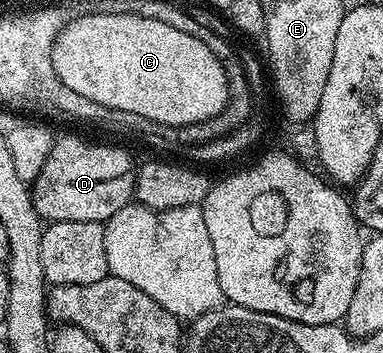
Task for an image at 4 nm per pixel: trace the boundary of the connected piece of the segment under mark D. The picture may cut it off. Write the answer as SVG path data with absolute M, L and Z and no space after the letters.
M61 138L54 141L51 156L43 172L31 183L33 203L46 222L87 220L106 223L115 212L130 205L135 194L137 170L133 158L121 146L88 142L85 138Z

